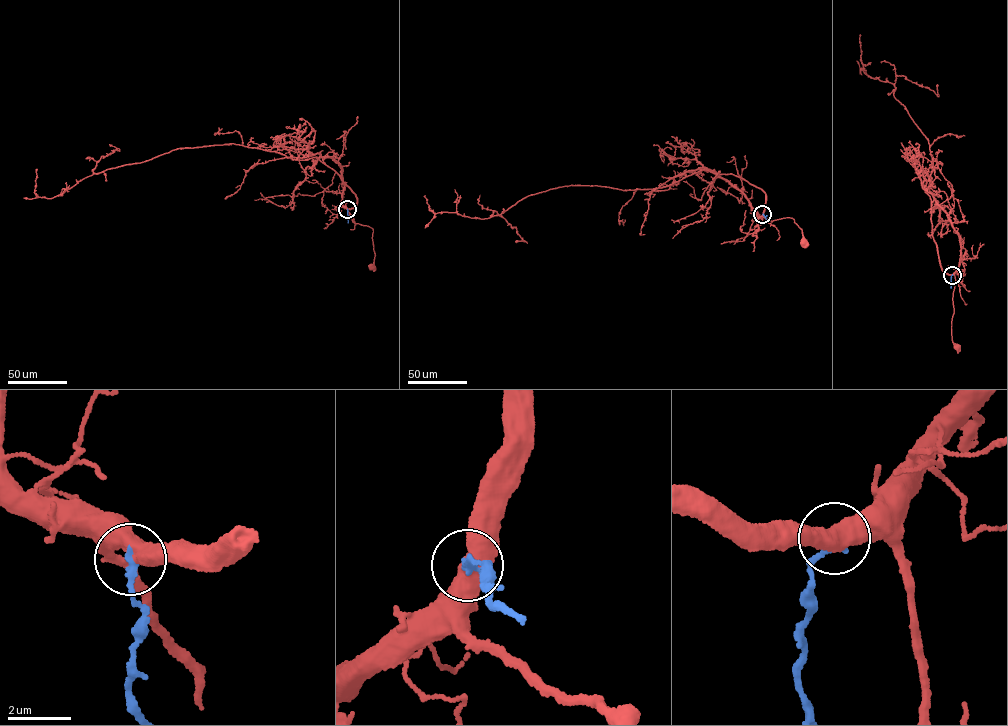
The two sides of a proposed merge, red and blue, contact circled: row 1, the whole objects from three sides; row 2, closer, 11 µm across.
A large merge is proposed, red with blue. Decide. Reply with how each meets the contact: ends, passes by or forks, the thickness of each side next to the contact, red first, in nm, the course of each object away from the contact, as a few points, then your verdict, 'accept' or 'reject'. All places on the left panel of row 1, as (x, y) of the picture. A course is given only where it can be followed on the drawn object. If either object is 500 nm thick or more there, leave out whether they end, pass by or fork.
calibres 550 and 260 nm; course red (347, 209), (354, 223), (373, 229), (375, 256), (370, 266); course blue (347, 209), (348, 223); reject

